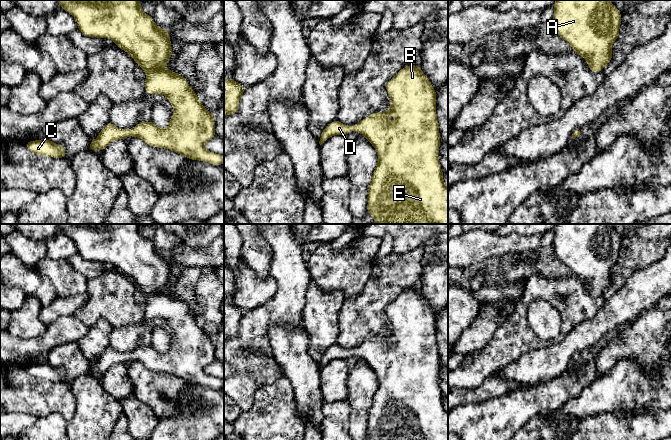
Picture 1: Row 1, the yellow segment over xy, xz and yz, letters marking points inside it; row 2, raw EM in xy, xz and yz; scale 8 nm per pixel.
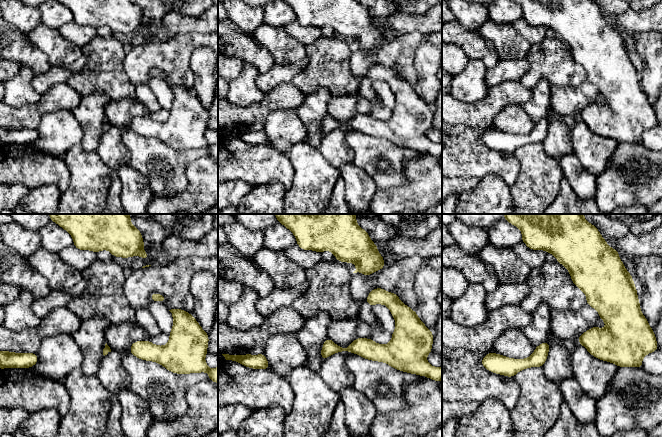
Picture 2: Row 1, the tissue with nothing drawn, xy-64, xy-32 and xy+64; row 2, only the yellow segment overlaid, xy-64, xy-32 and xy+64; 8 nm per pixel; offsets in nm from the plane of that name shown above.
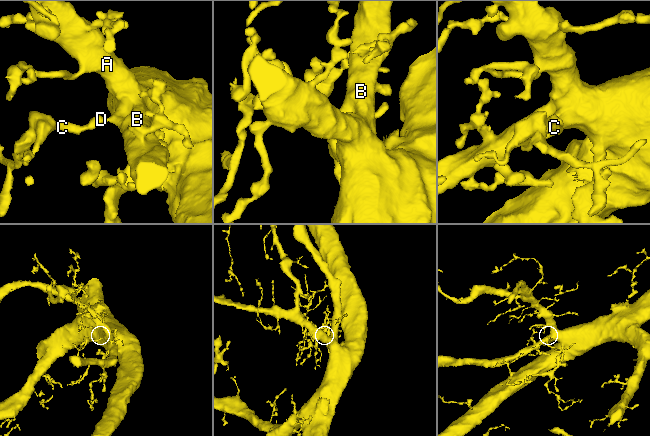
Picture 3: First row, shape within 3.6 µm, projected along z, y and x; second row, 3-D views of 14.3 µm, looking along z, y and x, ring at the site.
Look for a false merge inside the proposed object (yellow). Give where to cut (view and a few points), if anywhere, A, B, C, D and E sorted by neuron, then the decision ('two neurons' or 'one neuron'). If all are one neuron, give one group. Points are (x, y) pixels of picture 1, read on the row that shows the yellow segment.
no cut; A B C D E; one neuron

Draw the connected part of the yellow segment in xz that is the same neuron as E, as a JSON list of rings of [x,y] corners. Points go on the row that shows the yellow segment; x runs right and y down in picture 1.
[[[408,65],[401,69],[391,80],[388,81],[386,91],[388,92],[391,100],[391,107],[387,111],[373,113],[355,124],[353,127],[344,125],[338,120],[335,120],[322,131],[319,144],[323,144],[333,135],[347,135],[354,130],[359,132],[361,135],[364,135],[376,149],[378,154],[378,164],[372,174],[372,181],[368,188],[367,204],[368,214],[373,216],[375,224],[448,224],[448,188],[444,185],[443,171],[438,158],[441,143],[436,115],[436,91],[427,76],[421,70],[420,65]]]

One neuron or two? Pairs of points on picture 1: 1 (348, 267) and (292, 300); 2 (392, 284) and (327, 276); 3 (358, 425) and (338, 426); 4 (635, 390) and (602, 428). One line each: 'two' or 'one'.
1: two
2: two
3: two
4: two

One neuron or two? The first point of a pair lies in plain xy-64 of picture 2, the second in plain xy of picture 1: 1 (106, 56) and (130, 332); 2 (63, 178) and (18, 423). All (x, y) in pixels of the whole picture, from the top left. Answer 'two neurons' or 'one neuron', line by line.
1: two neurons
2: two neurons

